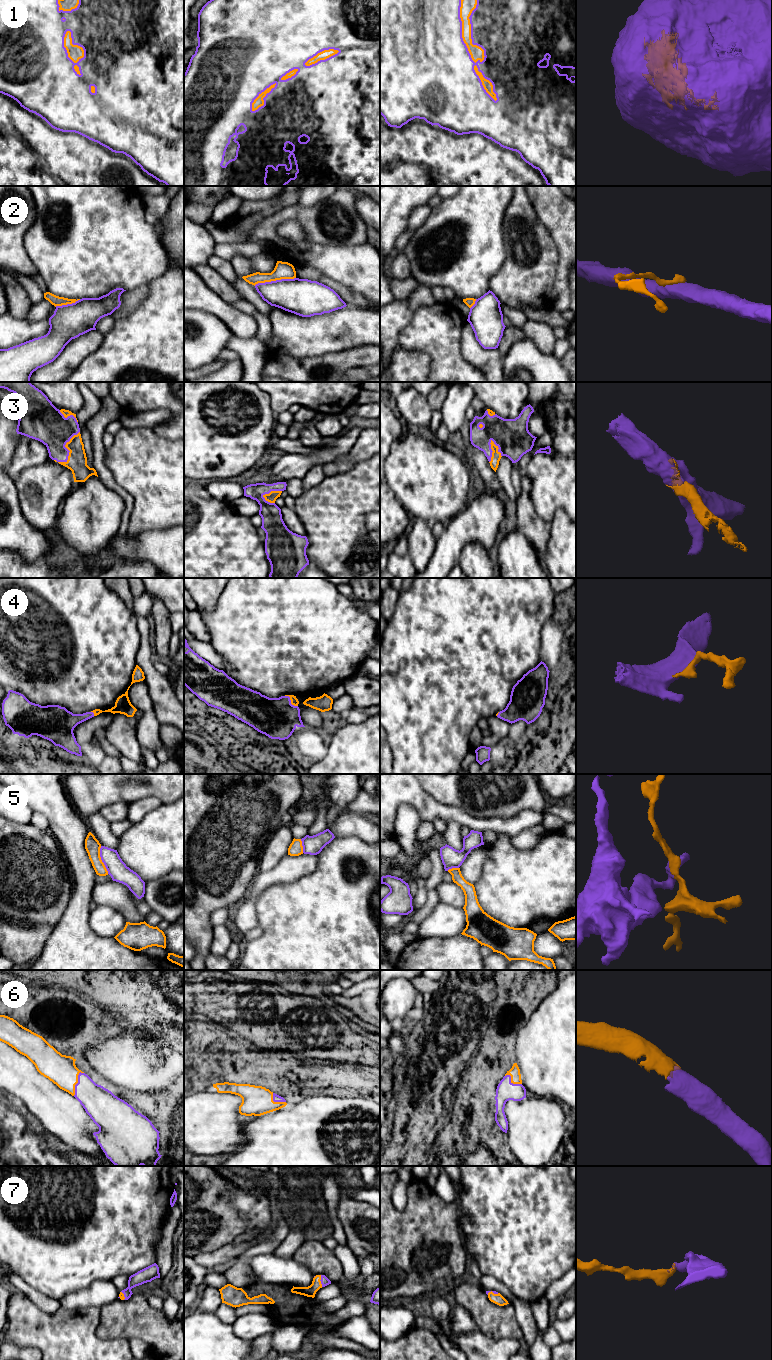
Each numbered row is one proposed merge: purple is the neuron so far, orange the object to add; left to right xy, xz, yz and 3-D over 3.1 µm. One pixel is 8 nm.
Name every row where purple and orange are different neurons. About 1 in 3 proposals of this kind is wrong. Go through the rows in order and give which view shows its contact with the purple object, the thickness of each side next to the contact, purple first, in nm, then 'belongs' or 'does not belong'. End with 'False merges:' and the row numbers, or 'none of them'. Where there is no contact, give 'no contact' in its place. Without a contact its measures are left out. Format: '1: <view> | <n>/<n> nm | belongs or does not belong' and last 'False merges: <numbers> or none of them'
1: yz | 500/110 nm | belongs
2: xz | 280/140 nm | does not belong
3: xy | 280/160 nm | belongs
4: xz | 320/60 nm | belongs
5: xy | 160/120 nm | does not belong
6: xy | 260/240 nm | belongs
7: xz | 70/90 nm | belongs
False merges: 2, 5

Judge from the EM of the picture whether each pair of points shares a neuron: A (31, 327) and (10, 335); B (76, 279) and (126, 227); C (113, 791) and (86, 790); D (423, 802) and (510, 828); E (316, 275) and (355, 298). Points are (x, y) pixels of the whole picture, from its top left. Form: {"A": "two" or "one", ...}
{"A": "one", "B": "one", "C": "one", "D": "one", "E": "one"}

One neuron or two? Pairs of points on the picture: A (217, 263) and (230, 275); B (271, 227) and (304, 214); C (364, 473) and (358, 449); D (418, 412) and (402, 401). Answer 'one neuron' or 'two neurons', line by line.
A: one neuron
B: one neuron
C: two neurons
D: one neuron

